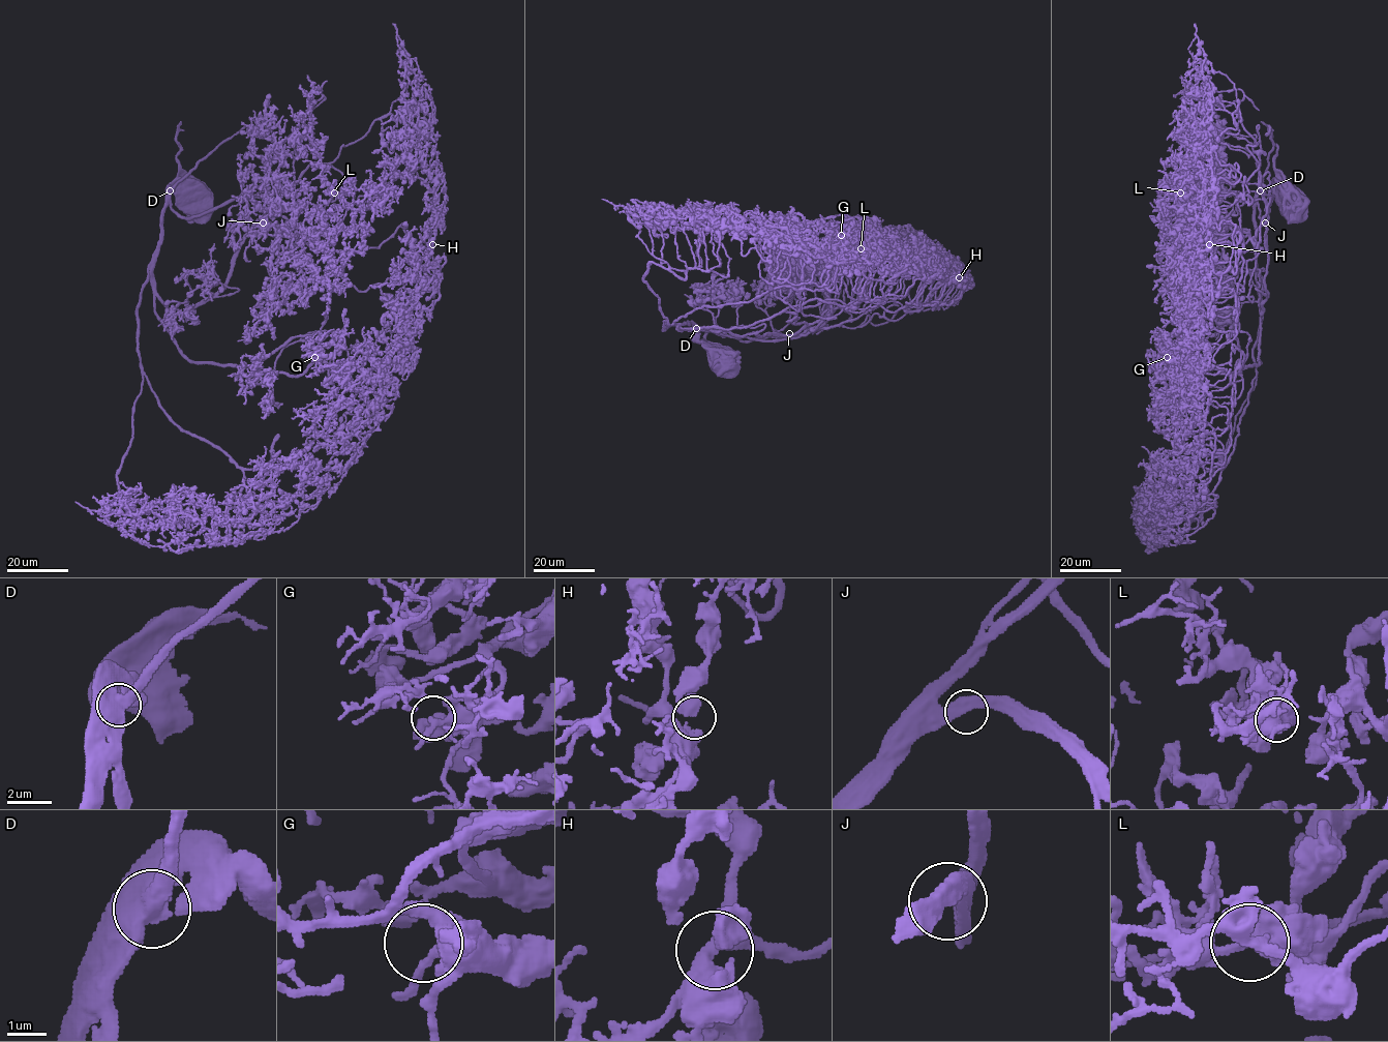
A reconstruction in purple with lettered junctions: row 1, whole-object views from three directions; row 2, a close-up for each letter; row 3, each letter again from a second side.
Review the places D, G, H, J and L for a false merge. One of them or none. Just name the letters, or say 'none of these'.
none of these

